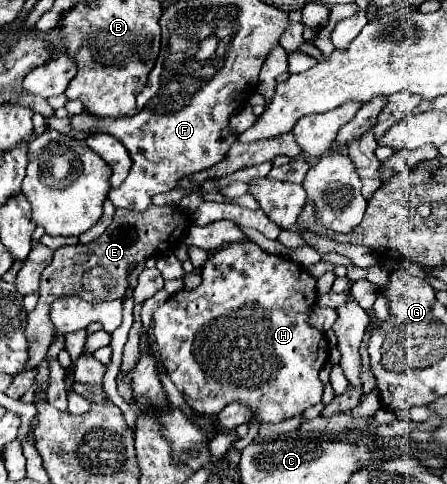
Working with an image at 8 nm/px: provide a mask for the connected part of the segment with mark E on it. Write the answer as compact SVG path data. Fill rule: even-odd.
M150 205L146 211L128 211L128 209L116 209L112 223L108 229L92 243L88 245L64 245L54 251L54 257L50 265L42 271L40 277L40 299L36 309L28 315L28 325L26 325L26 339L28 339L28 361L26 365L38 367L44 357L48 347L54 341L54 325L48 319L48 305L60 297L60 295L80 295L86 301L112 301L112 299L122 299L126 293L128 281L128 269L132 265L144 263L146 257L160 255L174 249L182 237L186 227L190 225L190 217L180 209L180 207L156 207Z

